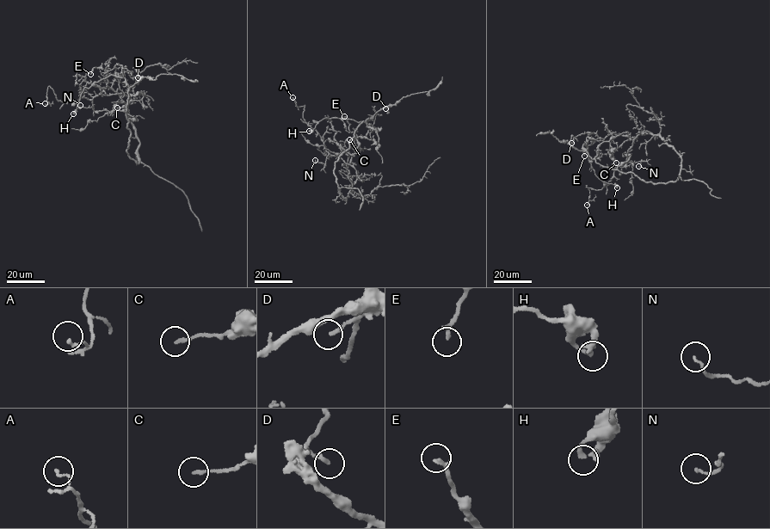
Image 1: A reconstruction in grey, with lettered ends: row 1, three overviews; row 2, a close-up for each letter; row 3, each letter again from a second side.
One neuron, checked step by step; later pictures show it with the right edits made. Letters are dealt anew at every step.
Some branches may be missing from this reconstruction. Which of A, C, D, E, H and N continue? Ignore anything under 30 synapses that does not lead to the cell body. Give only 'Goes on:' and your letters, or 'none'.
Goes on: none

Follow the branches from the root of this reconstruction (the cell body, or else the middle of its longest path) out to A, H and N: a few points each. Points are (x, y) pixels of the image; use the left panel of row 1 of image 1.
A: (138, 156), (138, 138), (122, 91), (91, 99), (83, 96), (72, 102), (58, 101), (49, 86), (45, 103)
H: (138, 156), (137, 163), (126, 150), (130, 132), (124, 77), (108, 75), (84, 88), (73, 113)
N: (138, 156), (138, 138), (126, 106), (121, 100), (122, 91), (95, 95), (93, 107), (80, 105)

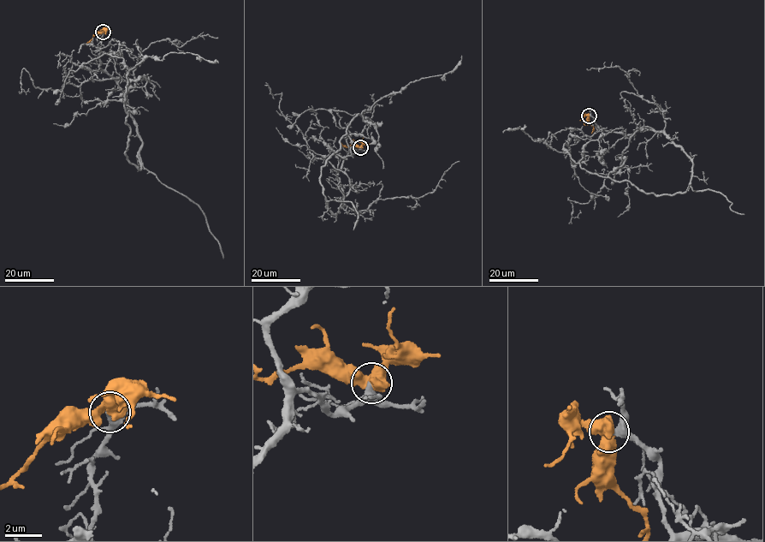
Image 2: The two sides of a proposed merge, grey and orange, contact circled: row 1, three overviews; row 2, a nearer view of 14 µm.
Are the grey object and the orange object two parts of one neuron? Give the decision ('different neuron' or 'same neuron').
different neuron

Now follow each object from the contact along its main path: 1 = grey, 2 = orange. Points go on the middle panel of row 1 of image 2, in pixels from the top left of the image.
1: (360, 147), (337, 171), (335, 215), (321, 167), (350, 121), (454, 69), (461, 56)
2: (360, 147), (344, 145), (341, 143)

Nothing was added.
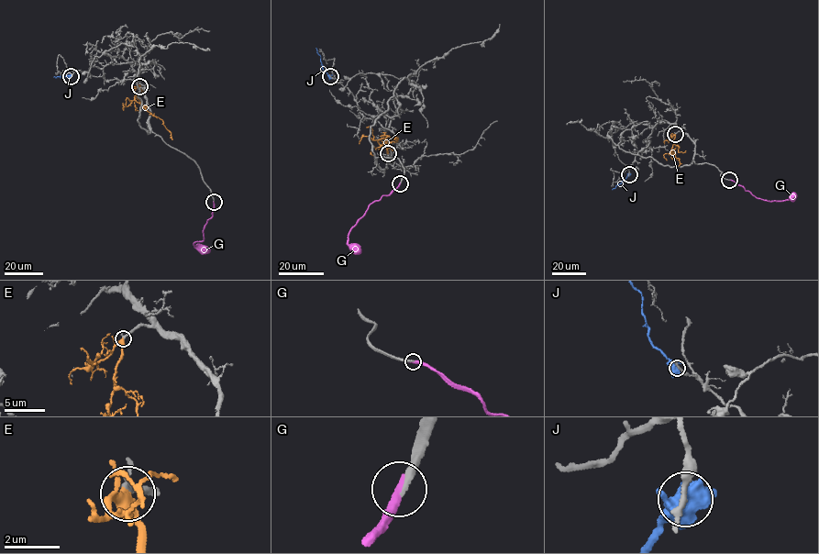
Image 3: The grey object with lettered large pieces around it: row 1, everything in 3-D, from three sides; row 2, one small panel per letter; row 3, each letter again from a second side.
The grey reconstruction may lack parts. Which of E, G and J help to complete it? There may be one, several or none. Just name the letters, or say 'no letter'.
E, G

